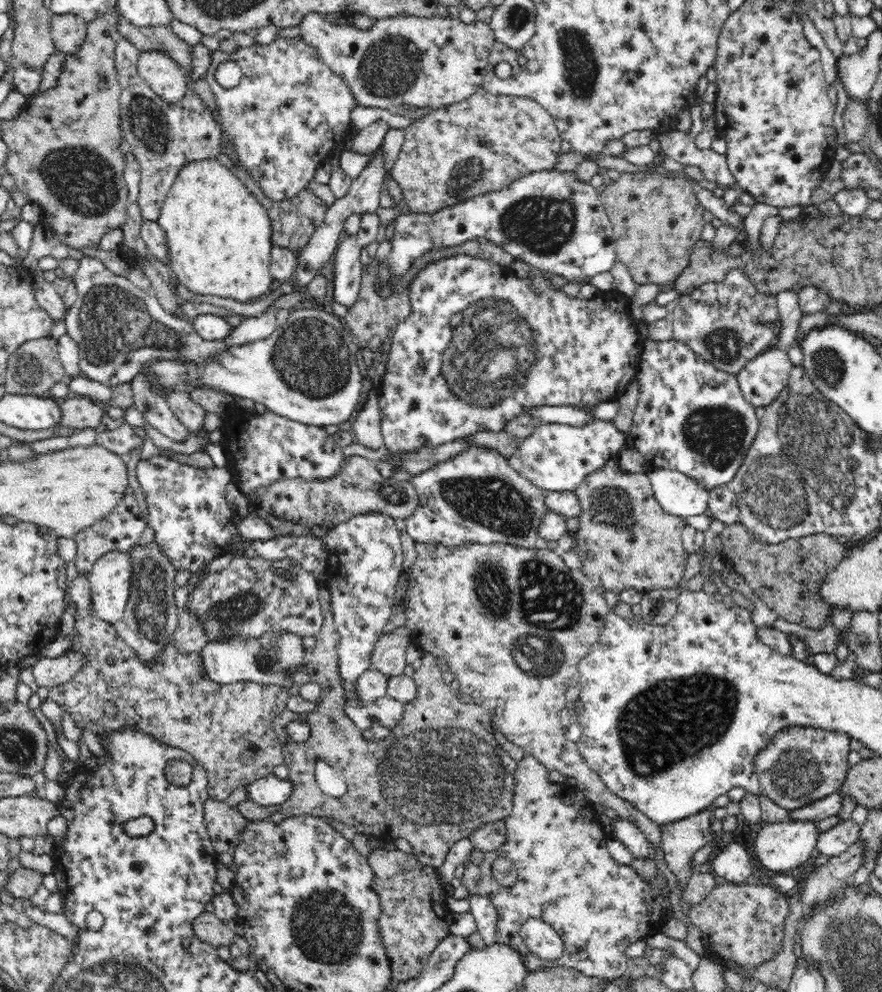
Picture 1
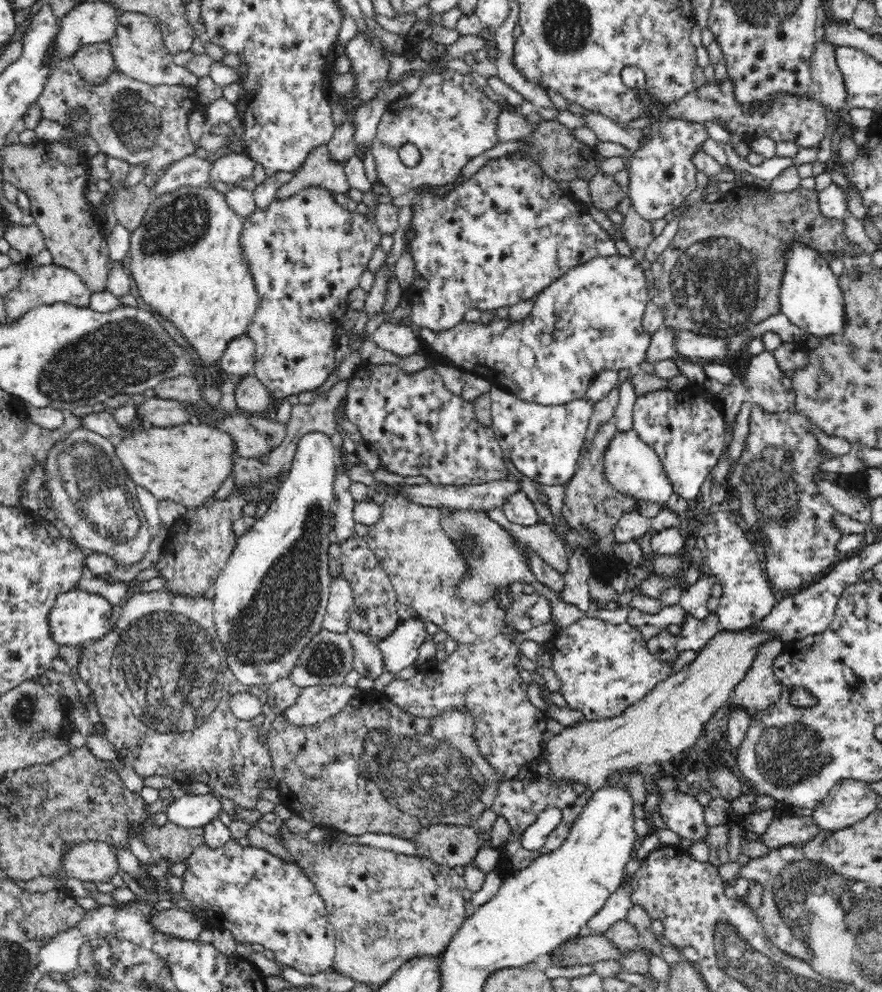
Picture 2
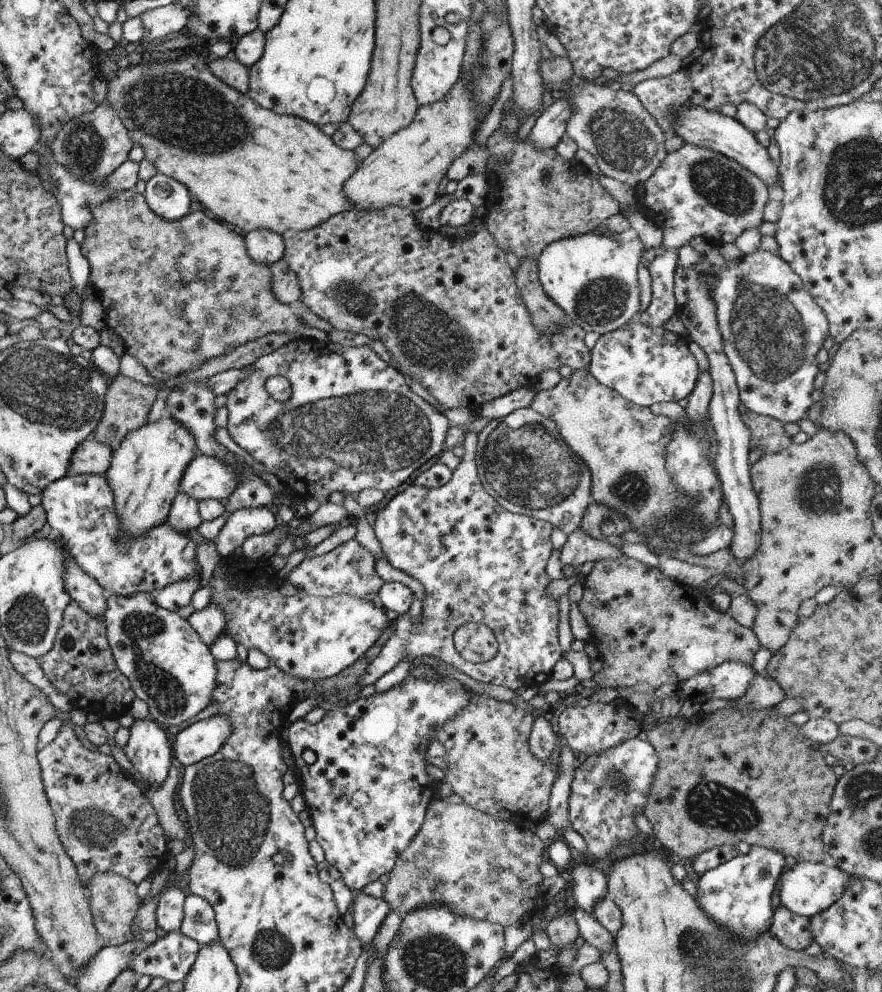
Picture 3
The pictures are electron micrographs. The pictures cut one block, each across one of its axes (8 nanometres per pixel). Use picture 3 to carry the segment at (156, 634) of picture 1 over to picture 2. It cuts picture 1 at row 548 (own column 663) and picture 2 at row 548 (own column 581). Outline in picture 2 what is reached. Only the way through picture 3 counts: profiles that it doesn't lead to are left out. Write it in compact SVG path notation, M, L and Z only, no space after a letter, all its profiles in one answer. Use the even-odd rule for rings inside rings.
M80 427L51 451L44 471L45 478L49 478L49 488L53 499L52 508L58 515L58 519L71 529L74 543L86 553L109 556L115 568L122 568L122 566L134 566L142 562L149 550L154 531L144 517L135 493L136 486L129 478L126 478L127 472L122 467L114 447L113 440Z

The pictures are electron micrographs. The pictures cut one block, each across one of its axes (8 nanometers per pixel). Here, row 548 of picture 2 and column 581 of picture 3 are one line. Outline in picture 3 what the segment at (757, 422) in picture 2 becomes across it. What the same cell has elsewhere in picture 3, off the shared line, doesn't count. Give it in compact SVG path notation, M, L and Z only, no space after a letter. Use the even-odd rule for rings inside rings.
M644 735L627 739L617 746L604 750L601 754L581 757L576 763L570 782L568 796L569 826L583 838L586 852L596 858L604 858L619 842L629 841L637 828L633 823L633 812L641 812L646 801L649 785L654 778L658 758L654 748Z

